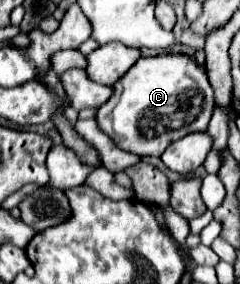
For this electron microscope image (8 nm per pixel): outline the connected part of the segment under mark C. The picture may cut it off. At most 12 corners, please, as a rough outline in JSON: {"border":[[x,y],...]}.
{"border":[[141,57],[95,121],[159,157],[207,131],[213,89],[191,57]]}

